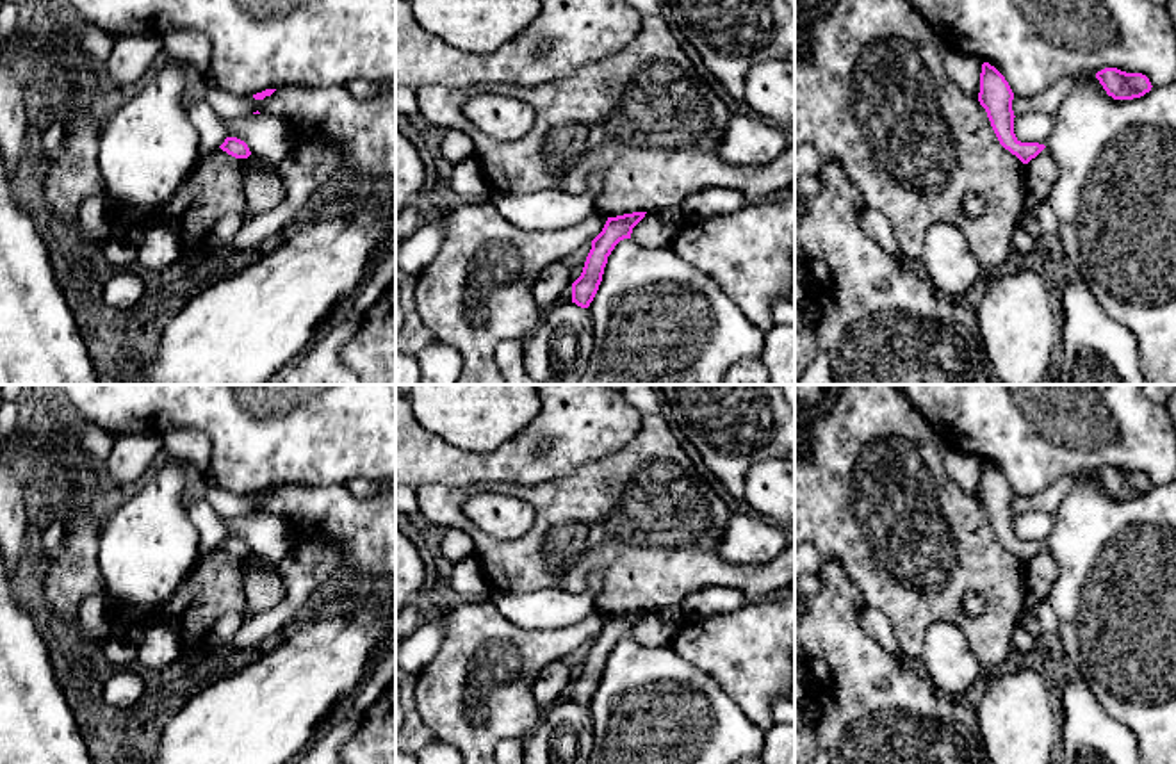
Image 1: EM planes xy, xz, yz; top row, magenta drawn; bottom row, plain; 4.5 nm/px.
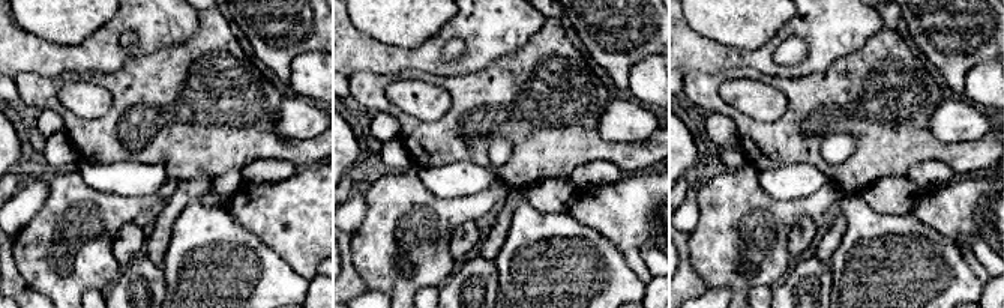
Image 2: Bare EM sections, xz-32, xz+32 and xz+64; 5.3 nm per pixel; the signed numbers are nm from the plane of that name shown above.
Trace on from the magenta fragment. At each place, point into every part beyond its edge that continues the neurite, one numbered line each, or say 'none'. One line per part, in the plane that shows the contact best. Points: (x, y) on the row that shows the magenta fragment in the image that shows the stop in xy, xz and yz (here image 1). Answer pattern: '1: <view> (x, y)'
none

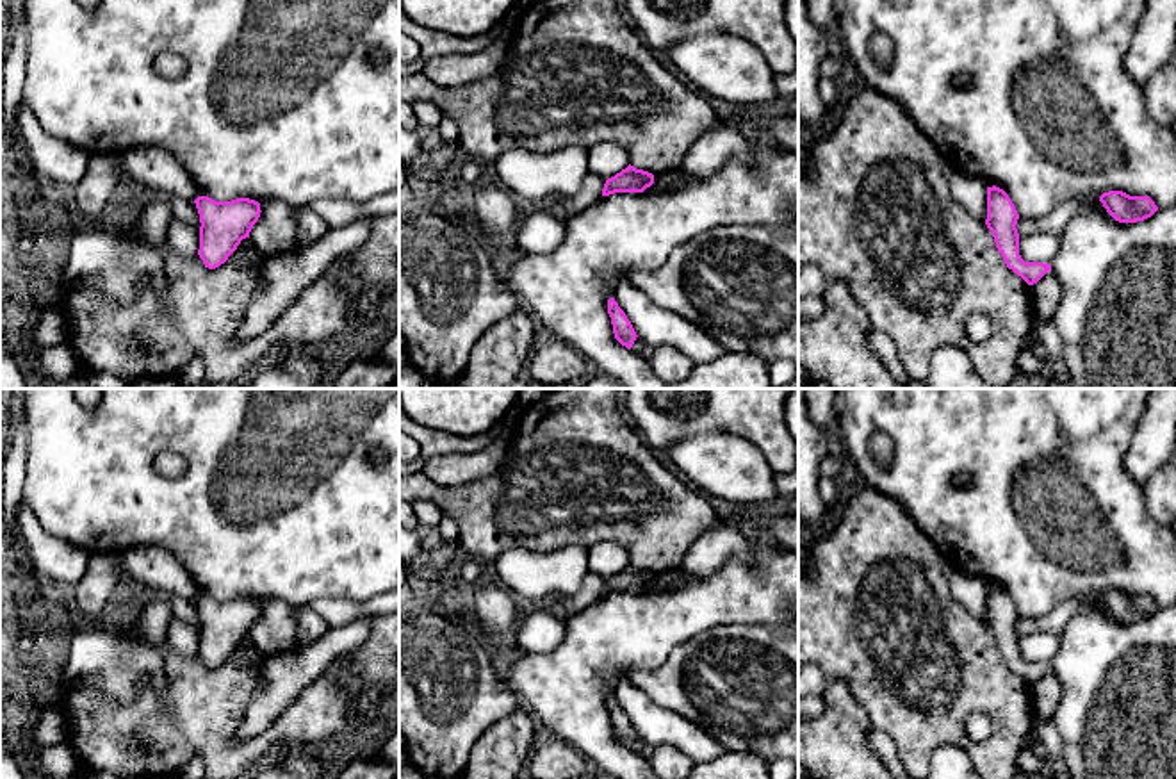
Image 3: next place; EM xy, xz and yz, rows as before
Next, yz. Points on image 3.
none

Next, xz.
1: xz (640, 348)

